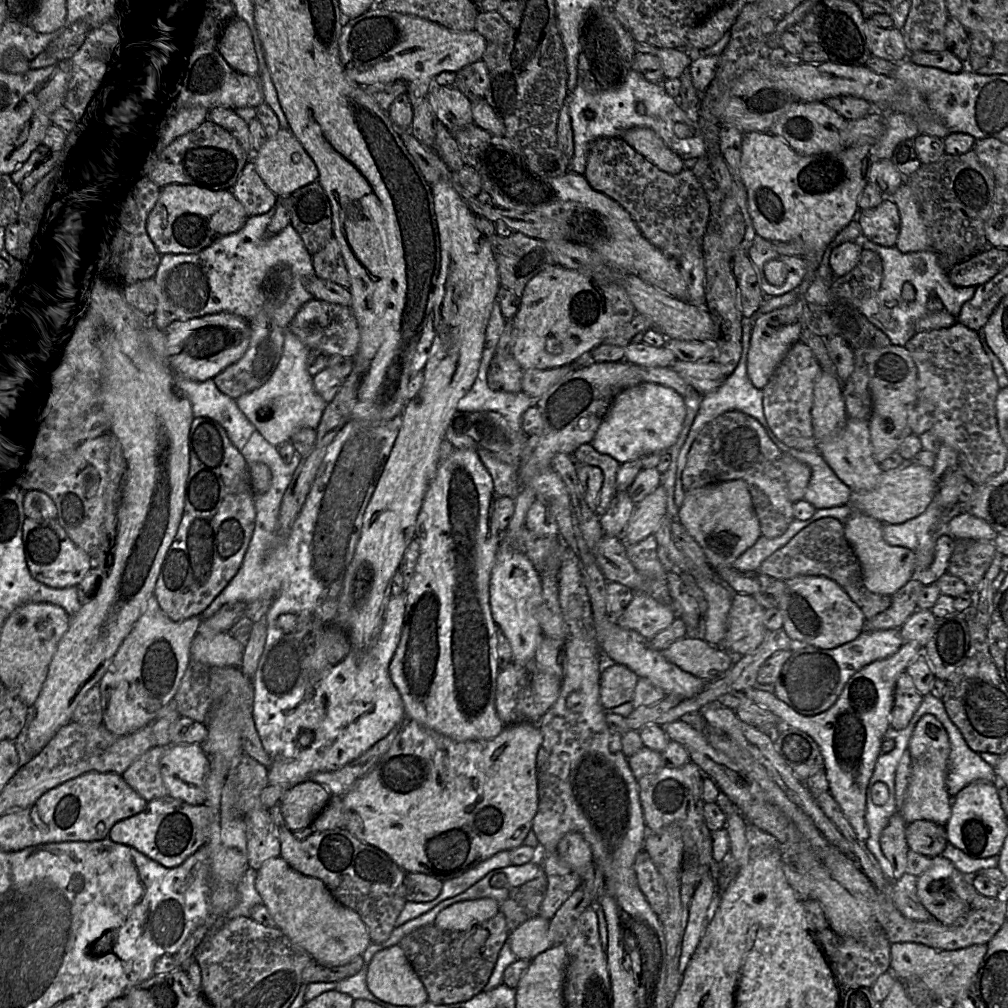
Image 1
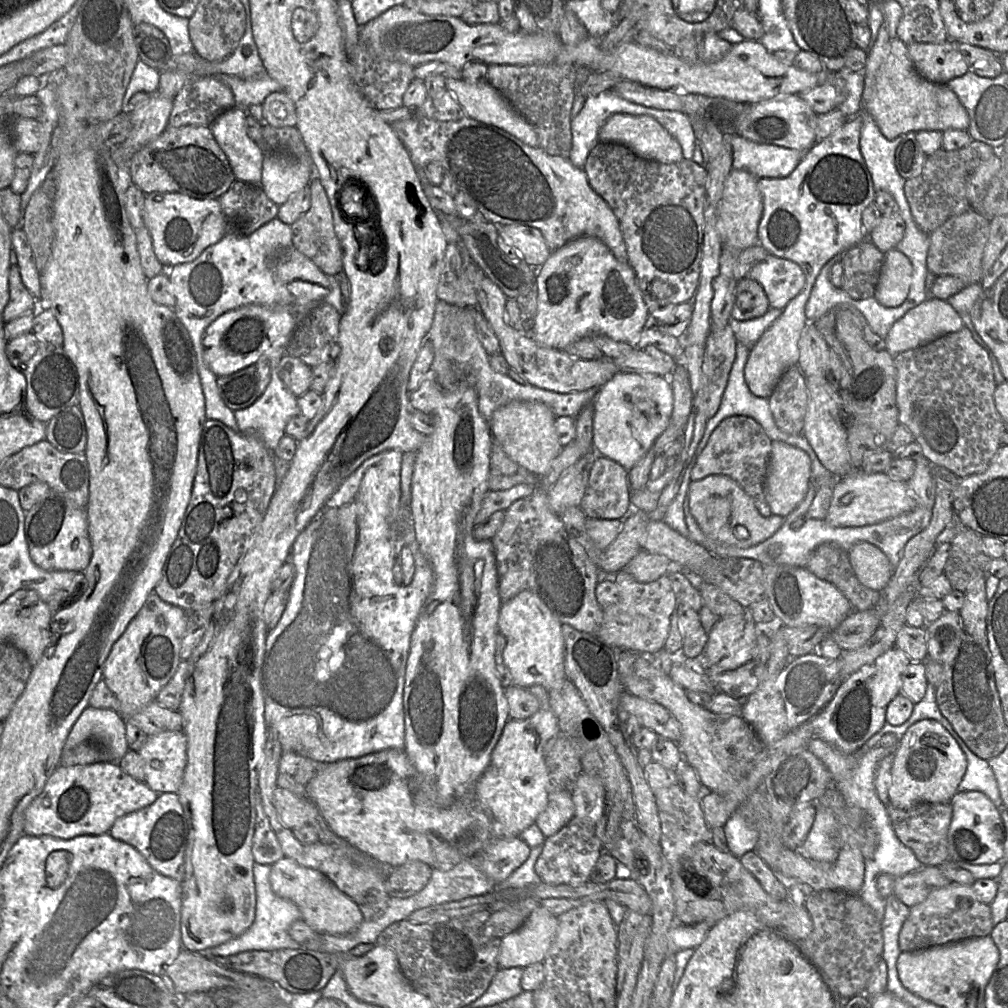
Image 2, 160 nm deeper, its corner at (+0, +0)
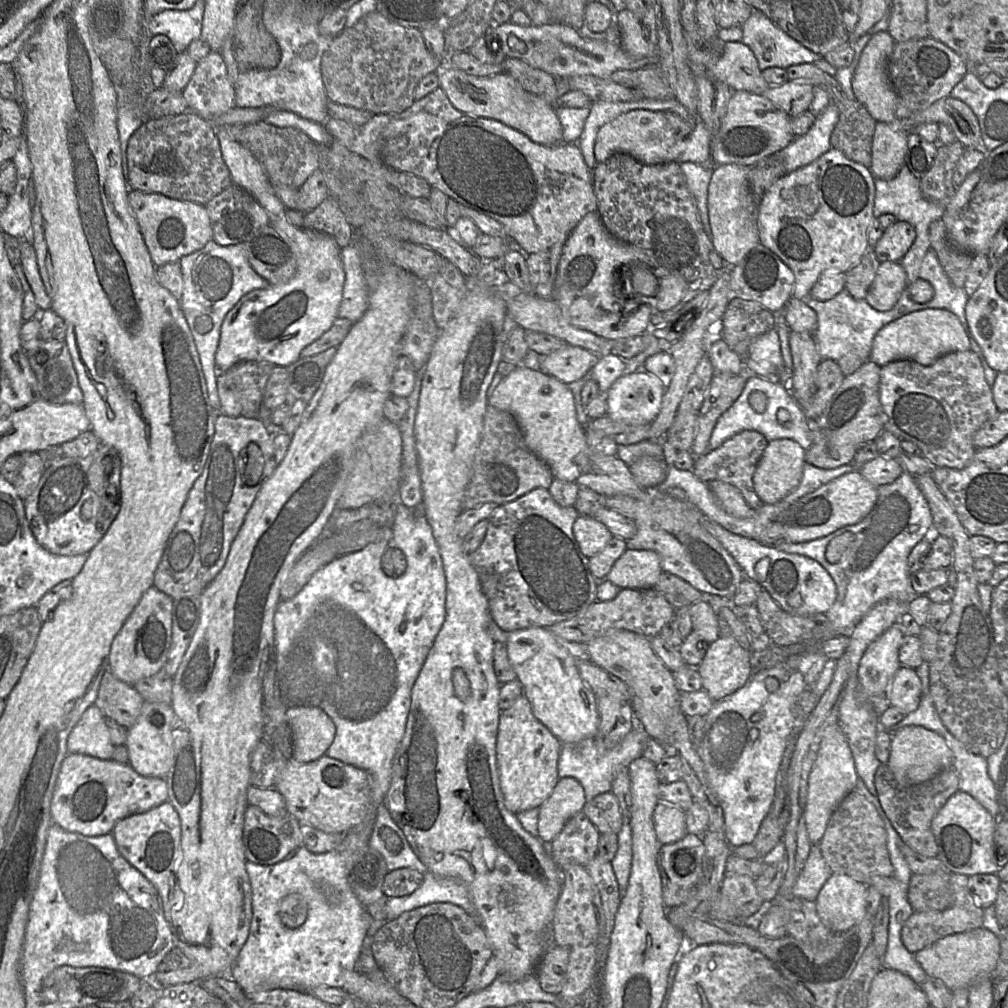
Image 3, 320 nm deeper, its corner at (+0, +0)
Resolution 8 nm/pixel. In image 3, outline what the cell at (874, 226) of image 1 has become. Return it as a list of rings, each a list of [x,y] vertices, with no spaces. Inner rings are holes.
[[[897,220],[884,229],[873,250],[880,262],[900,262],[915,238],[915,228],[908,222]]]

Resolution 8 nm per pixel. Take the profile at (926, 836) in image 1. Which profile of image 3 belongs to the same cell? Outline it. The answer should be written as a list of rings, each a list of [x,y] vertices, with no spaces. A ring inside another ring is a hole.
[[[881,764],[875,773],[874,783],[880,805],[902,841],[915,852],[928,858],[935,858],[938,846],[931,830],[931,822],[947,800],[959,790],[956,771],[948,768],[928,781],[902,787],[887,764]]]

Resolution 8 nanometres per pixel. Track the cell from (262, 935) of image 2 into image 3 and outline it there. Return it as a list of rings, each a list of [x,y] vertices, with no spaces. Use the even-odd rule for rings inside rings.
[[[347,831],[342,843],[331,852],[315,854],[308,851],[304,846],[300,846],[293,857],[286,858],[273,865],[260,865],[246,861],[245,869],[252,889],[252,920],[248,938],[229,970],[231,979],[234,980],[246,995],[274,989],[308,992],[318,986],[343,988],[345,984],[345,975],[346,973],[354,971],[356,961],[362,952],[364,938],[373,920],[371,914],[352,891],[348,880],[349,871],[352,865],[352,855],[355,852],[360,852],[360,850],[367,850],[367,848],[369,848],[369,841],[365,841],[364,845],[364,839],[361,834],[360,837],[357,837],[355,833]]]

